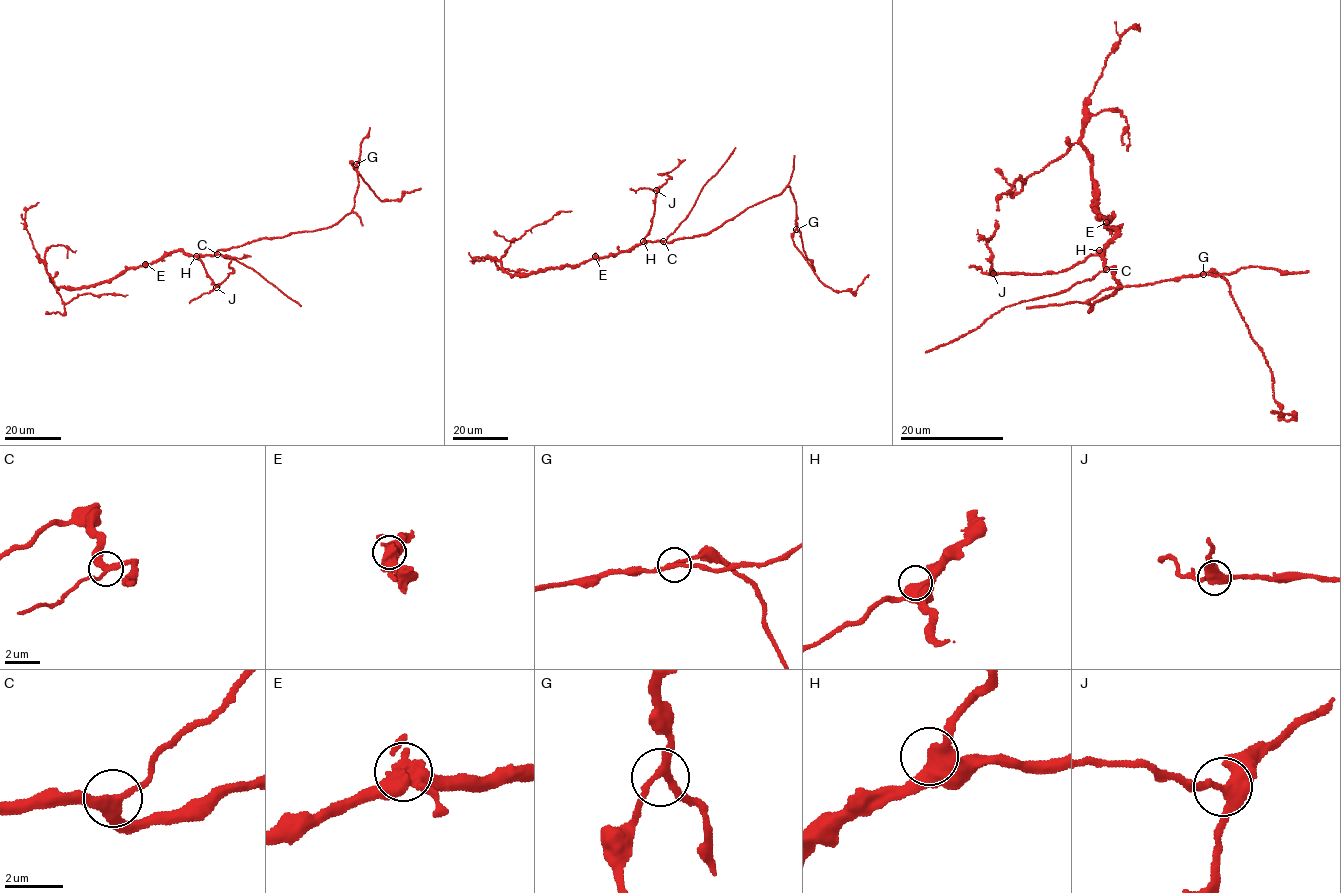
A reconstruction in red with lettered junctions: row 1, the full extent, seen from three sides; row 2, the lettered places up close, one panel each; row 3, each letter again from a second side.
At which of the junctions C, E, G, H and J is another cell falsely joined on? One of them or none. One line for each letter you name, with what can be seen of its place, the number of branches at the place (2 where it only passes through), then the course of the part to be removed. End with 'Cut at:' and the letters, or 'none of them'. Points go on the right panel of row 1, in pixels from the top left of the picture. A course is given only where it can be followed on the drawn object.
Cut at: none of them

